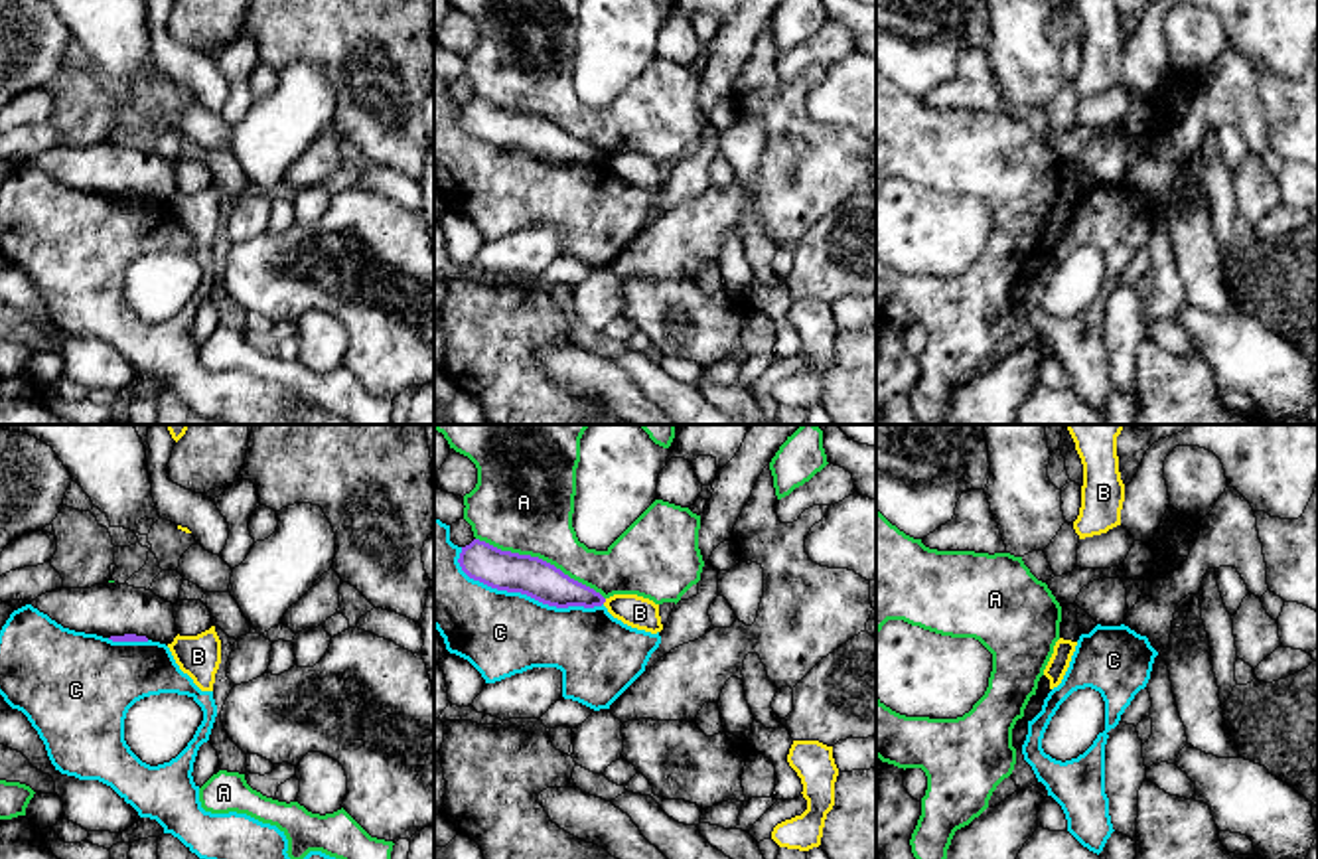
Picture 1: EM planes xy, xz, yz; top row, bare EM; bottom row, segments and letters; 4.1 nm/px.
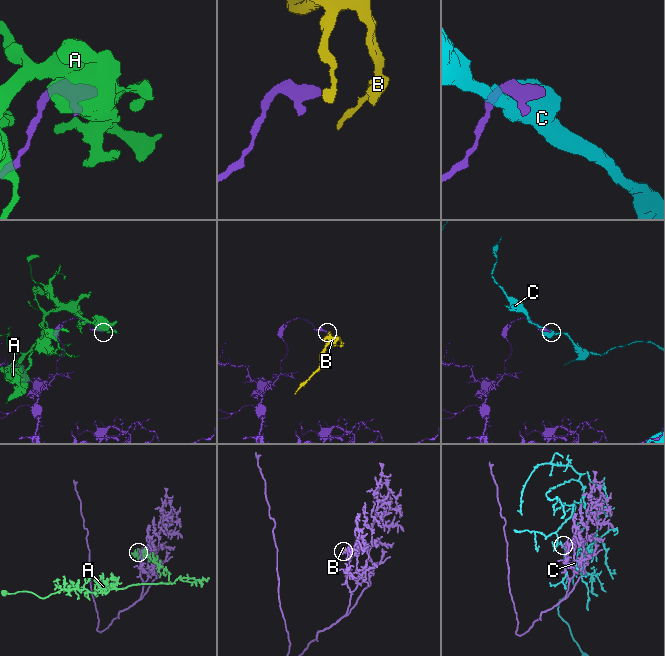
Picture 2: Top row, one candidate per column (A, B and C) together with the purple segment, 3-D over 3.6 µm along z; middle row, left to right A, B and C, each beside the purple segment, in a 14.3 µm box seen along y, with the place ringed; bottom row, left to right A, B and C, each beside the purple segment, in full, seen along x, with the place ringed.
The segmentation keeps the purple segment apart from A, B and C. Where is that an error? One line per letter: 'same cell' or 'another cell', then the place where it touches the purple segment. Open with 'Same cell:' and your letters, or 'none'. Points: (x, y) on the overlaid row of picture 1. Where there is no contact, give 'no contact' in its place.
Same cell: none
A: another cell; meets purple in xz at (541, 559)
B: another cell; meets purple in xz at (604, 601)
C: another cell; meets purple in xz at (521, 593)

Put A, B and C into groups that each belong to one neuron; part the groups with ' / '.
A / B / C

